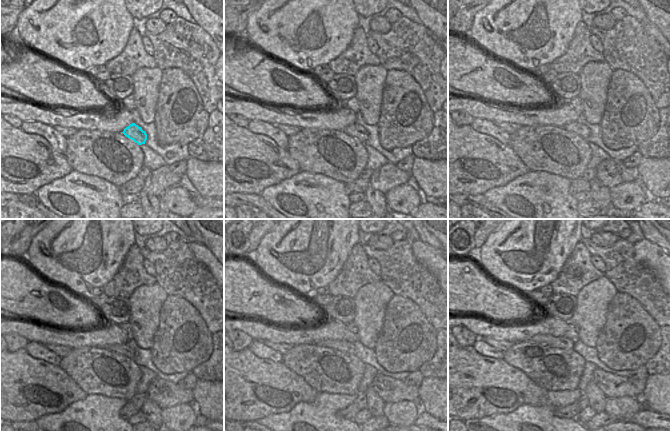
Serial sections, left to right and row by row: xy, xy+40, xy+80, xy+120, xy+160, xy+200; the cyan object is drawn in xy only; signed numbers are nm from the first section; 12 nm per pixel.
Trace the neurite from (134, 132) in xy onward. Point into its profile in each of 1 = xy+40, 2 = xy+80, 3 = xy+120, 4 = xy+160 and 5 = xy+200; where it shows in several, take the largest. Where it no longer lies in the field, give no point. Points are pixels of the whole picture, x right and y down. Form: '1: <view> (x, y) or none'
1: xy+40 (354, 130)
2: xy+80 (581, 130)
3: xy+120 (123, 349)
4: xy+160 (342, 345)
5: xy+200 (561, 342)

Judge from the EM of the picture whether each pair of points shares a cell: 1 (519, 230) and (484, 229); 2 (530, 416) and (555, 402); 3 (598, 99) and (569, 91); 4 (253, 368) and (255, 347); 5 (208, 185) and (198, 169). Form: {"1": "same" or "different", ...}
{"1": "different", "2": "same", "3": "different", "4": "different", "5": "same"}

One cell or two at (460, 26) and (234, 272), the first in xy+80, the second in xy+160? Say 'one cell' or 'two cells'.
two cells

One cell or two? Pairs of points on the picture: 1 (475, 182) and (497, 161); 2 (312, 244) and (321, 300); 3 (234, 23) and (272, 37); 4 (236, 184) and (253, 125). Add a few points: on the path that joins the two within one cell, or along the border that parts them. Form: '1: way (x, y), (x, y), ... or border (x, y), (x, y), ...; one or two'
1: way (481, 178), (491, 167); one
2: border (315, 291), (304, 294); two
3: border (255, 10), (247, 17), (247, 25), (243, 37); two
4: border (246, 127), (254, 133), (265, 134), (273, 140); two

